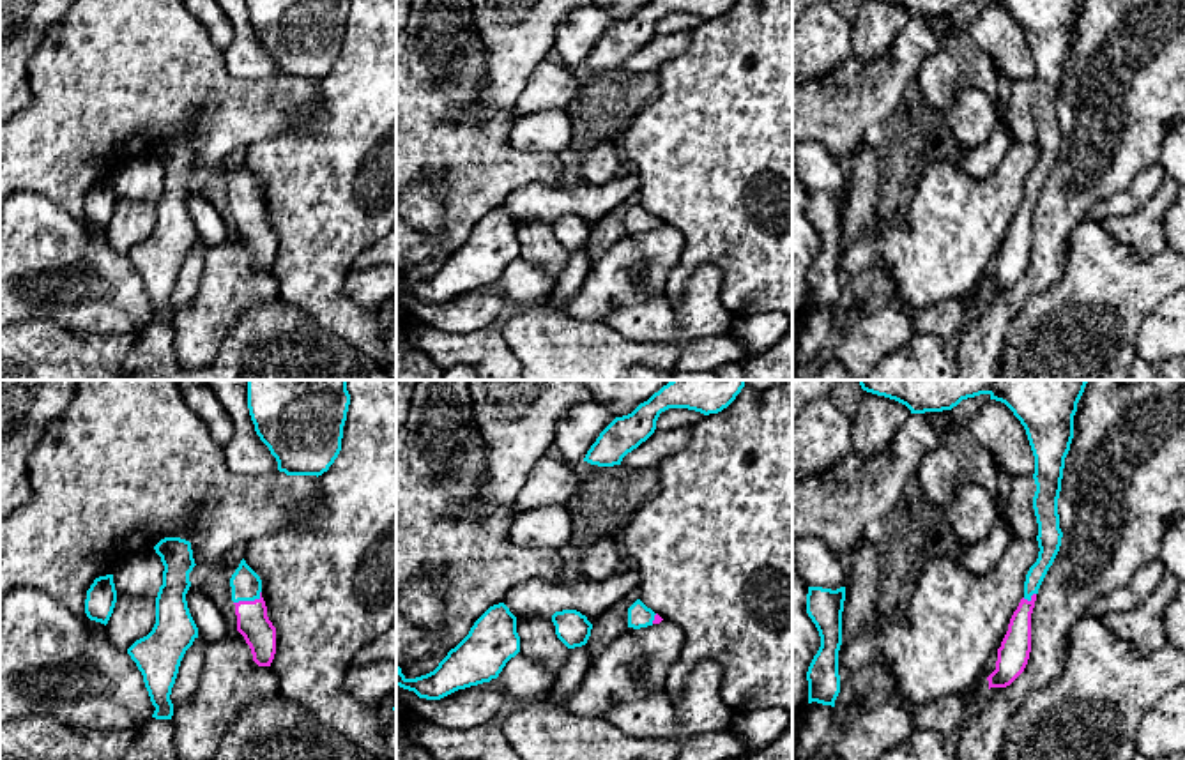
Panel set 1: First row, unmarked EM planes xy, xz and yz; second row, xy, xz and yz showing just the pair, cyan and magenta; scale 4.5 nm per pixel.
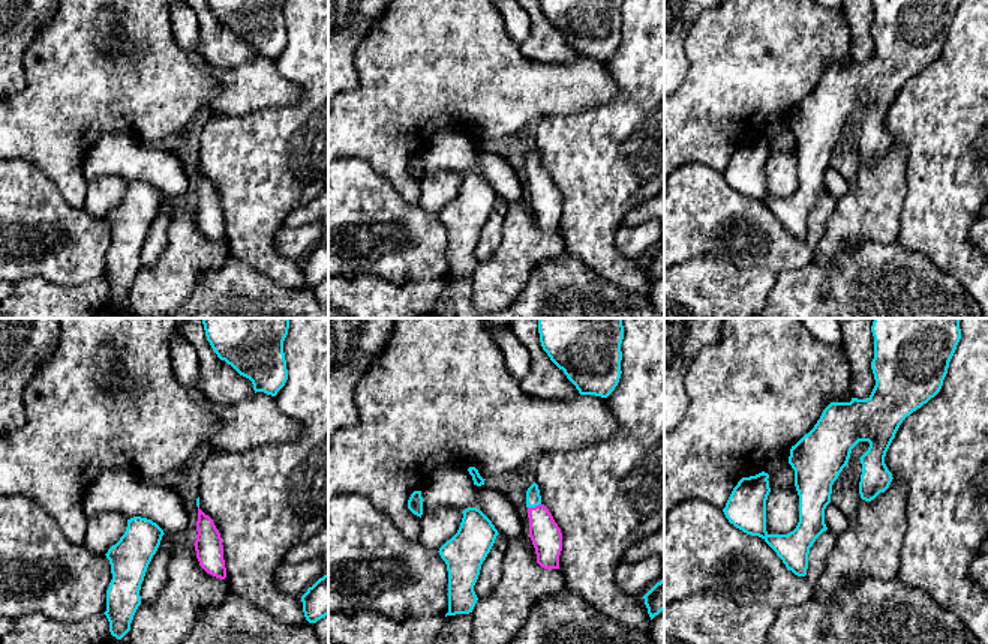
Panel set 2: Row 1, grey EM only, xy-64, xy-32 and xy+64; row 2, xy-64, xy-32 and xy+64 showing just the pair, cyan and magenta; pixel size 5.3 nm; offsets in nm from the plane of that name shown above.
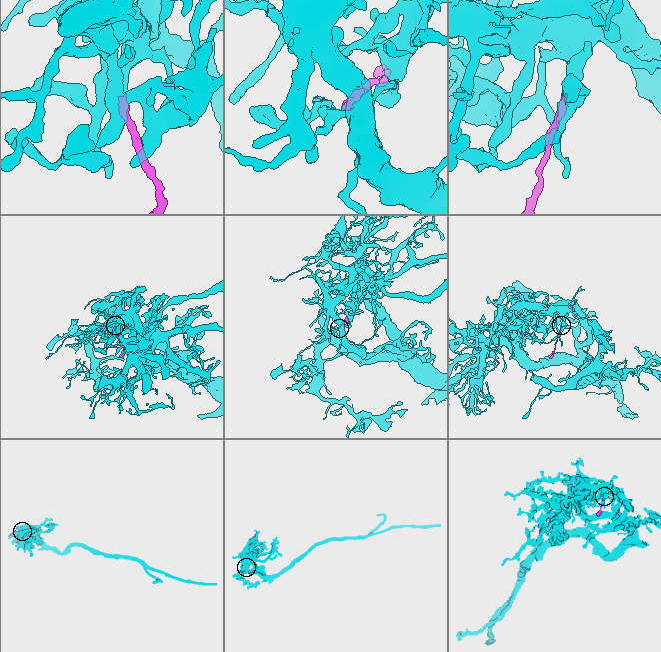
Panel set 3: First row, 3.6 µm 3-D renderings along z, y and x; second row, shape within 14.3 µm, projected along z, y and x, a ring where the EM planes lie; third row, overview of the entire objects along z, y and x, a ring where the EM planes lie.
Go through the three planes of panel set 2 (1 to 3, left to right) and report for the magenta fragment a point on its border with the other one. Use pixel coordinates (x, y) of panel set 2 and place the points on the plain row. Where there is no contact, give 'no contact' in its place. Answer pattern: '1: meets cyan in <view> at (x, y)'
1: no contact
2: meets cyan in xy-32 at (534, 170)
3: no contact

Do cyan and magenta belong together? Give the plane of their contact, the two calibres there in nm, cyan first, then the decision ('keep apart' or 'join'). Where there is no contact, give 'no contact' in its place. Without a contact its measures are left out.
xy | 140/150 nm | join

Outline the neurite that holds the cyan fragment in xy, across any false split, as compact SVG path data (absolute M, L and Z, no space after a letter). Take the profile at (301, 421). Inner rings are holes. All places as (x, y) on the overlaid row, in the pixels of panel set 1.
M248 380L255 431L287 475L322 475L341 451L347 380Z

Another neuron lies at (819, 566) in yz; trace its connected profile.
M803 537L792 544L794 564L808 587L837 590L845 585L842 555L830 550L817 537Z

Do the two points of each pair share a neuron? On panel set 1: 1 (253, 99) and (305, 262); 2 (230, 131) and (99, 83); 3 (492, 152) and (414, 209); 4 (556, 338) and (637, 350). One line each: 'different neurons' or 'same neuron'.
1: different neurons
2: same neuron
3: different neurons
4: same neuron

